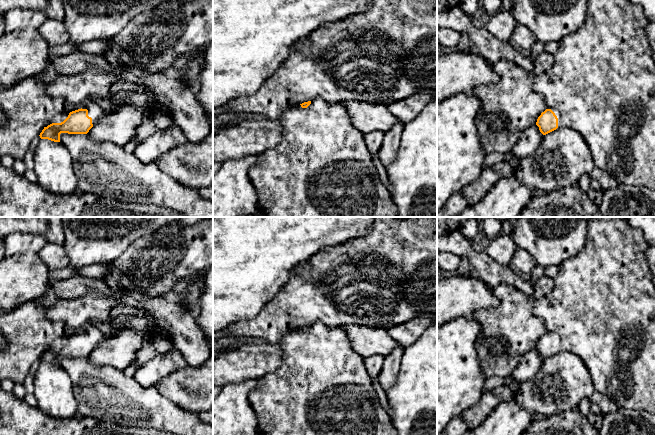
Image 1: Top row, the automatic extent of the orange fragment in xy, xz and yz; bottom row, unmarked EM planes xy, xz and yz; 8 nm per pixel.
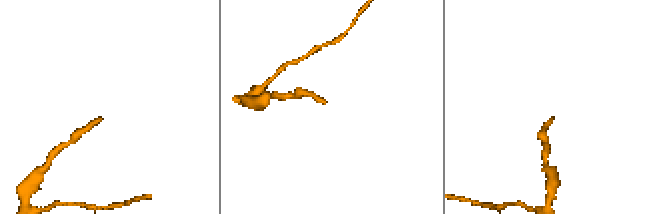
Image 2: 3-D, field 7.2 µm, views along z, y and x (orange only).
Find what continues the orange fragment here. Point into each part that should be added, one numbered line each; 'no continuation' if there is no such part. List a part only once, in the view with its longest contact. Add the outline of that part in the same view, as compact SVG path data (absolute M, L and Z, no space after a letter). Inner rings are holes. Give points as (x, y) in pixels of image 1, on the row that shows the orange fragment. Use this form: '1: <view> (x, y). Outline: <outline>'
1: xy (152, 41). Outline: M168 0L163 1L154 9L142 13L132 18L129 23L109 41L109 49L103 53L104 58L109 62L110 69L98 69L95 67L87 68L74 75L59 75L55 80L48 84L46 92L49 97L66 97L73 105L80 105L82 109L88 110L88 116L92 118L95 125L107 113L116 111L120 108L114 100L112 84L121 79L120 70L124 67L138 67L144 72L157 73L164 72L172 67L174 61L193 51L205 48L213 41L213 0ZM100 99L110 100L110 110L105 111L99 104Z

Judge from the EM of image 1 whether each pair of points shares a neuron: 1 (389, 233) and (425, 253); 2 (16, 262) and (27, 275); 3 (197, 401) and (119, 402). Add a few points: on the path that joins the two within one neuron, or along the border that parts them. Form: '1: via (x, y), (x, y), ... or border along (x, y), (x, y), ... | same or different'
1: via (398, 242), (403, 244), (412, 253), (416, 253) | same
2: via (17, 265), (24, 272) | same
3: border along (155, 387), (180, 407), (193, 412) | different

